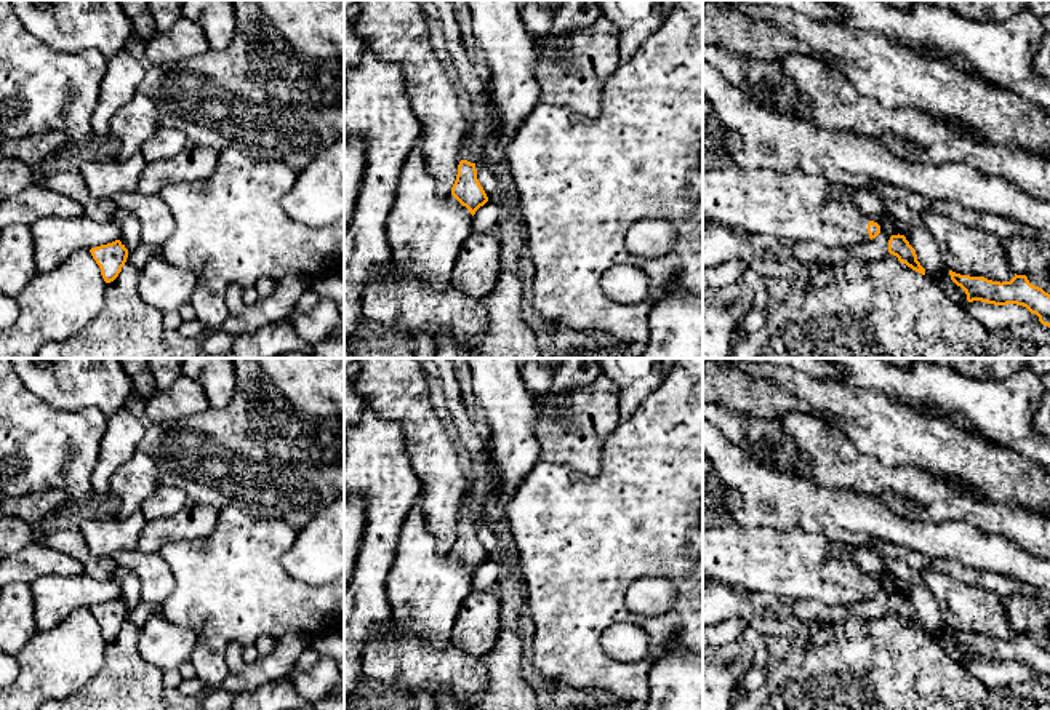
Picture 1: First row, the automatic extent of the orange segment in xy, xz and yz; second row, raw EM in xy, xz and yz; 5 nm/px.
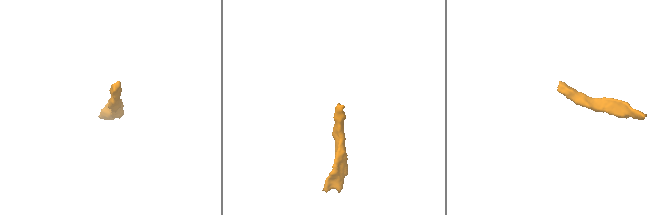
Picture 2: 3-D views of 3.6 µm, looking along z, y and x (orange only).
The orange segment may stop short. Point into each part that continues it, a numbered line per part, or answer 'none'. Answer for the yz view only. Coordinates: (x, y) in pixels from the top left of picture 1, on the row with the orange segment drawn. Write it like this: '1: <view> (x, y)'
1: yz (791, 205)

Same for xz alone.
1: xz (476, 146)

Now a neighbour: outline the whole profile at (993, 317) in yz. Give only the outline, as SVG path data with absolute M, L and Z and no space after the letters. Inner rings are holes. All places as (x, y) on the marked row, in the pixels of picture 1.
M884 201L884 205L896 222L908 227L904 237L916 249L917 261L925 269L925 277L952 302L962 305L972 318L992 333L1000 328L1010 328L1029 321L1031 312L1023 305L994 305L981 301L968 302L965 291L951 280L949 269L936 249L936 243L927 225L922 222L920 214L900 201Z

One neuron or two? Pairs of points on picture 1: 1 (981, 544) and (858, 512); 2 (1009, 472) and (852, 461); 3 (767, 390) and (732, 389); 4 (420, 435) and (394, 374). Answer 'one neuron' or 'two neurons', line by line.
1: one neuron
2: two neurons
3: one neuron
4: one neuron

